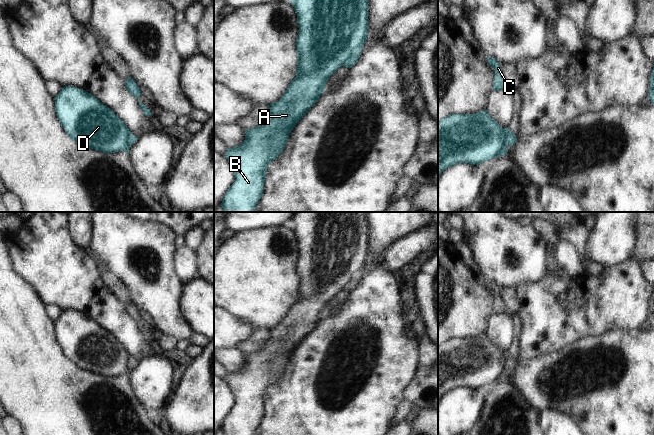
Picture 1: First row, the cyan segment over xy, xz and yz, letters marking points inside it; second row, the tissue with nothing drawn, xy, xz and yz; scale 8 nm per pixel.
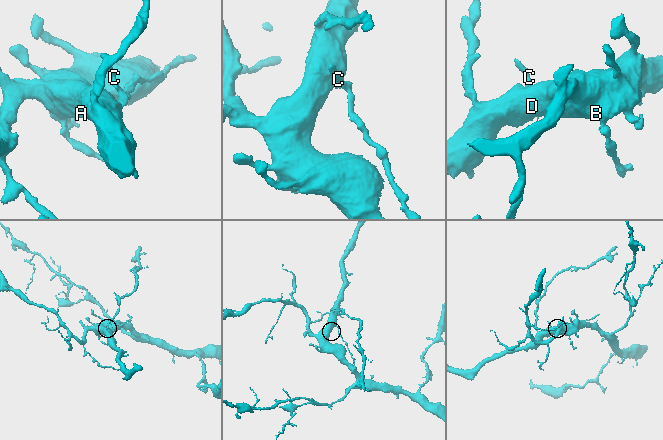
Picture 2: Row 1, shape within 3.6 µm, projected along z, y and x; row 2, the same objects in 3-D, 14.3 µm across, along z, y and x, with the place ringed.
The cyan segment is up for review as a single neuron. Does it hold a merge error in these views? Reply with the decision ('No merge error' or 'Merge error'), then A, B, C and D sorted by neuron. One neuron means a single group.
Merge error. Groups: A B D / C

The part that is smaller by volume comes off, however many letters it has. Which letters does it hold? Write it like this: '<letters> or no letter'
C

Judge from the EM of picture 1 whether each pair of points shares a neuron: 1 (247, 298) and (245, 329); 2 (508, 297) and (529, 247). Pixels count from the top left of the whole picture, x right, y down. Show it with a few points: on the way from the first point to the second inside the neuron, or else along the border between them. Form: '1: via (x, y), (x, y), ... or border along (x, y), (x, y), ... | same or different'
1: border along (225, 310), (253, 327) | different
2: border along (515, 289), (505, 289), (501, 293) | different

